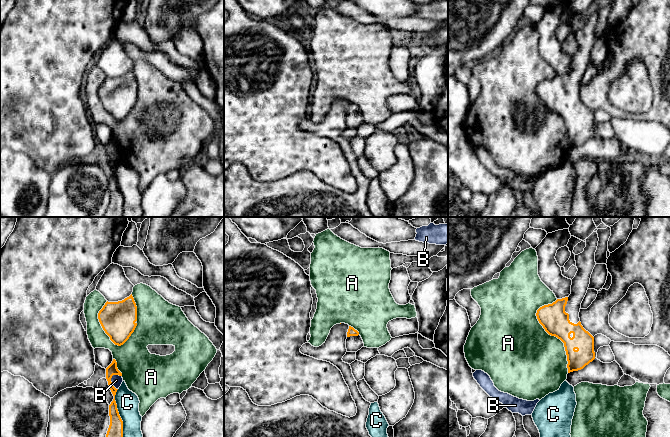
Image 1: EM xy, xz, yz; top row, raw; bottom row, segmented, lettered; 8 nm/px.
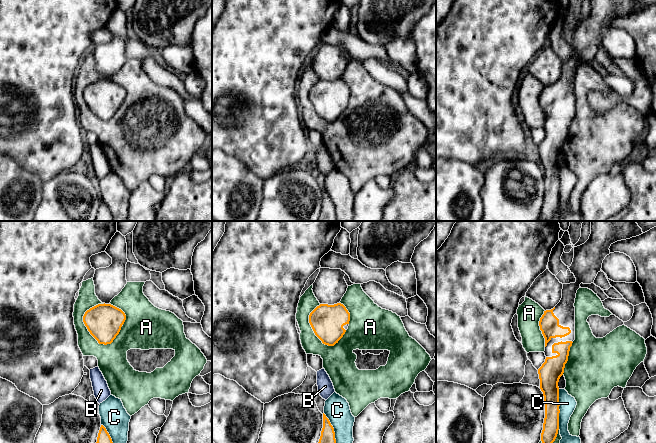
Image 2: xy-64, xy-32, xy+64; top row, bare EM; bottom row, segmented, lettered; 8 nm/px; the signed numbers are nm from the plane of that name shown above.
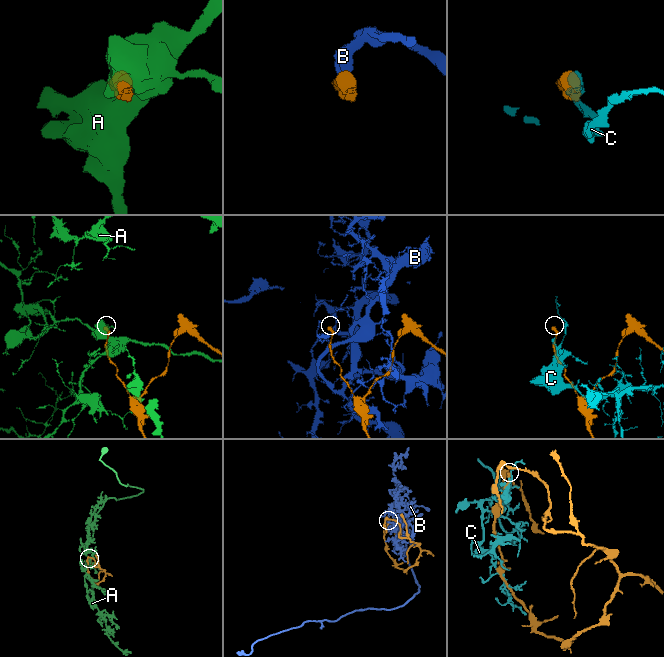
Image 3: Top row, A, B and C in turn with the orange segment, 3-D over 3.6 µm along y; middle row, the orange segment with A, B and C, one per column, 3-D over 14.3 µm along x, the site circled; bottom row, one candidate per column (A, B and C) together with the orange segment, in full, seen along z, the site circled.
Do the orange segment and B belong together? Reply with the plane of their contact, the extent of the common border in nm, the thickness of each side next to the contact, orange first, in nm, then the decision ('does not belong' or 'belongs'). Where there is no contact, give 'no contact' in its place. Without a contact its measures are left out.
meets orange in xy; contact 130 nm long; 90 nm thick on the orange side, 90 nm on the other; does not belong

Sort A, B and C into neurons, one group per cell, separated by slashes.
A / B / C

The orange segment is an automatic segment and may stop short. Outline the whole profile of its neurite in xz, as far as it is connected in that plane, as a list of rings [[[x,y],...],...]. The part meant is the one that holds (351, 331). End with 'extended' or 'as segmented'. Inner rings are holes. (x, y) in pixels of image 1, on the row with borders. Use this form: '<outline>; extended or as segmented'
[[[349,326],[346,339],[347,352],[357,352],[362,347],[364,347],[364,343],[359,335],[359,332],[353,327]]]; extended

